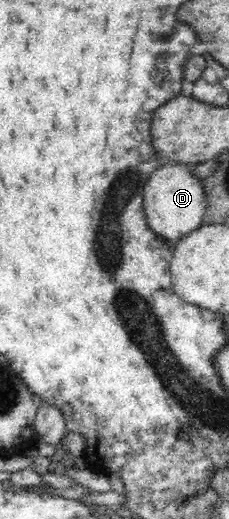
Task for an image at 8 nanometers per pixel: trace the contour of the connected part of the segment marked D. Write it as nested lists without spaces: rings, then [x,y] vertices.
[[[166,164],[152,172],[148,184],[144,186],[144,212],[152,232],[158,237],[168,240],[173,246],[186,237],[194,229],[204,225],[204,213],[207,200],[203,181],[195,176],[195,166],[180,164]]]

